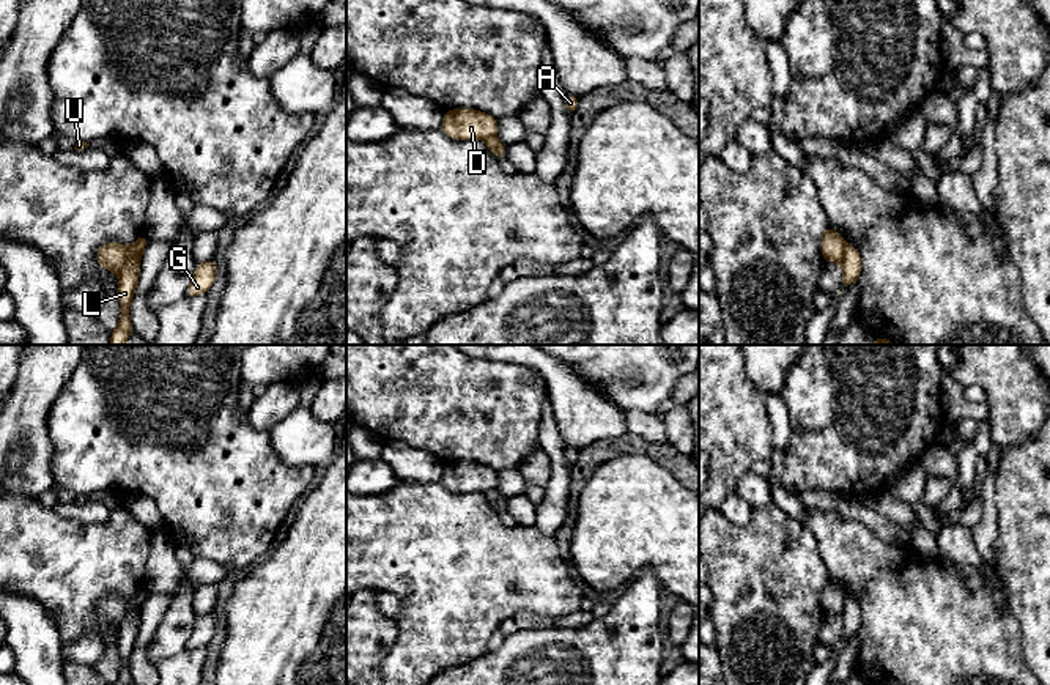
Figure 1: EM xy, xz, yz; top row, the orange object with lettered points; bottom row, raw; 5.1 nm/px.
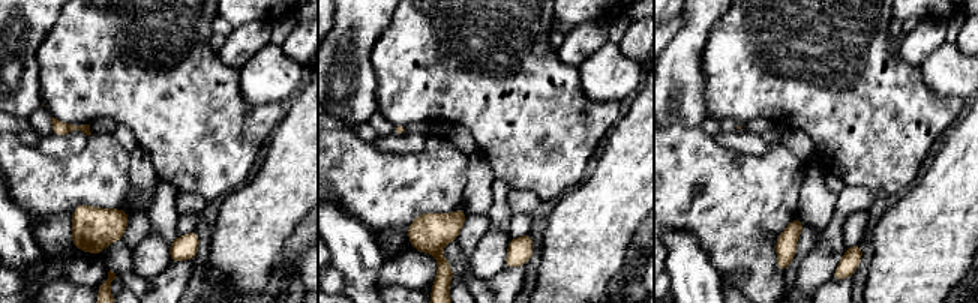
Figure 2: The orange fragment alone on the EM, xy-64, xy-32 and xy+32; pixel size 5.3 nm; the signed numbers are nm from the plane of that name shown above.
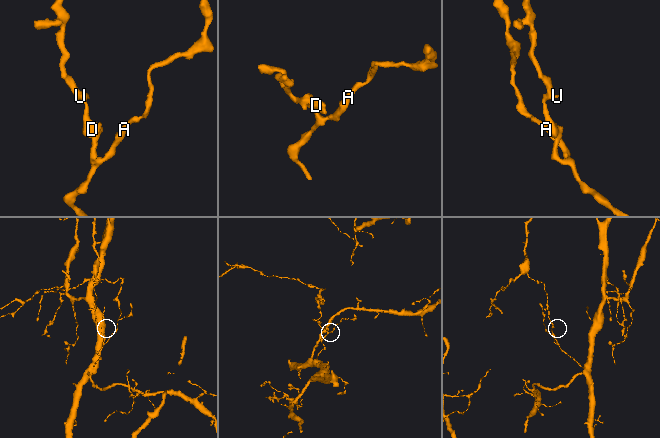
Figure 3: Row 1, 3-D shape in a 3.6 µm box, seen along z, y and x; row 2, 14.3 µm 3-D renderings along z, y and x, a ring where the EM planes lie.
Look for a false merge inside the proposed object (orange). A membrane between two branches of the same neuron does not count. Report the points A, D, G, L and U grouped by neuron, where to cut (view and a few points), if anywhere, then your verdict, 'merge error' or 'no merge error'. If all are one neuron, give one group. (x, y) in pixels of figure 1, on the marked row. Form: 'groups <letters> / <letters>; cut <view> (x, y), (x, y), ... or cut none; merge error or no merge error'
groups A G L / D U; cut xy (145, 236), (117, 273); merge error

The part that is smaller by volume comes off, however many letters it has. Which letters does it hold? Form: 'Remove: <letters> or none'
Remove: D, U

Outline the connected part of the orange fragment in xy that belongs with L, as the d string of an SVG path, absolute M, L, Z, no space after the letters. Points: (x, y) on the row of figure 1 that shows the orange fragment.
M148 238L142 239L129 260L123 265L118 272L118 301L121 304L121 317L116 328L110 334L110 345L124 345L131 332L134 331L129 315L129 307L137 290L137 282L140 277L140 258L143 249L148 244Z

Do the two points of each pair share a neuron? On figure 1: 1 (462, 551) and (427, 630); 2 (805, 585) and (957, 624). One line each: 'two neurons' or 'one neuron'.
1: one neuron
2: two neurons

